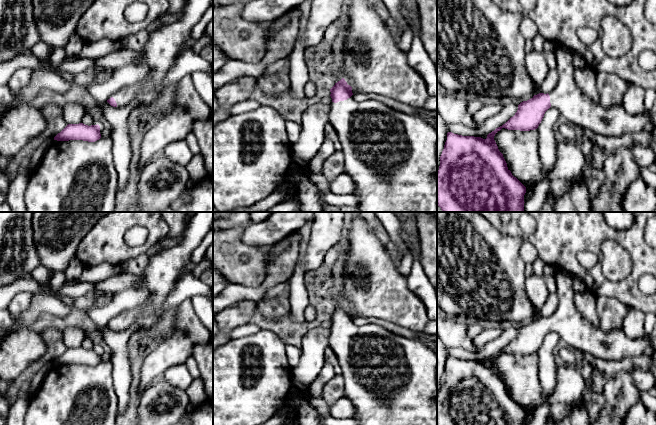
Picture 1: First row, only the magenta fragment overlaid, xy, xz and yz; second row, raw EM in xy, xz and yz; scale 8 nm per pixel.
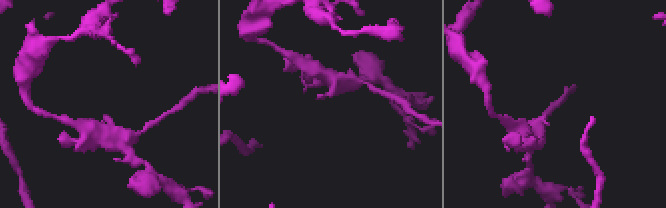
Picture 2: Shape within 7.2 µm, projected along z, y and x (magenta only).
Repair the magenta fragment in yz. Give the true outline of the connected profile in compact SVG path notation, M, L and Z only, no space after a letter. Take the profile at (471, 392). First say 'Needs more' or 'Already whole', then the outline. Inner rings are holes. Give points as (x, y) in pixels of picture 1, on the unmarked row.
Needs more. M559 271L554 276L558 306L551 316L539 317L521 326L515 339L489 357L486 363L447 357L437 395L437 425L524 425L526 411L508 393L494 360L502 352L520 355L537 353L550 331L557 332L570 349L605 361L622 361L629 357L641 356L645 348L652 344L650 334L645 334L643 338L630 338L623 328L605 332L600 326L593 326L582 316L574 303L573 276L565 271Z

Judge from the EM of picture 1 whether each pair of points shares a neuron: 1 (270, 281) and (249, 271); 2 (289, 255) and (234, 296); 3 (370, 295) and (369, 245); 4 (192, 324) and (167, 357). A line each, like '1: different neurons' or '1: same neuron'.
1: different neurons
2: same neuron
3: same neuron
4: same neuron

